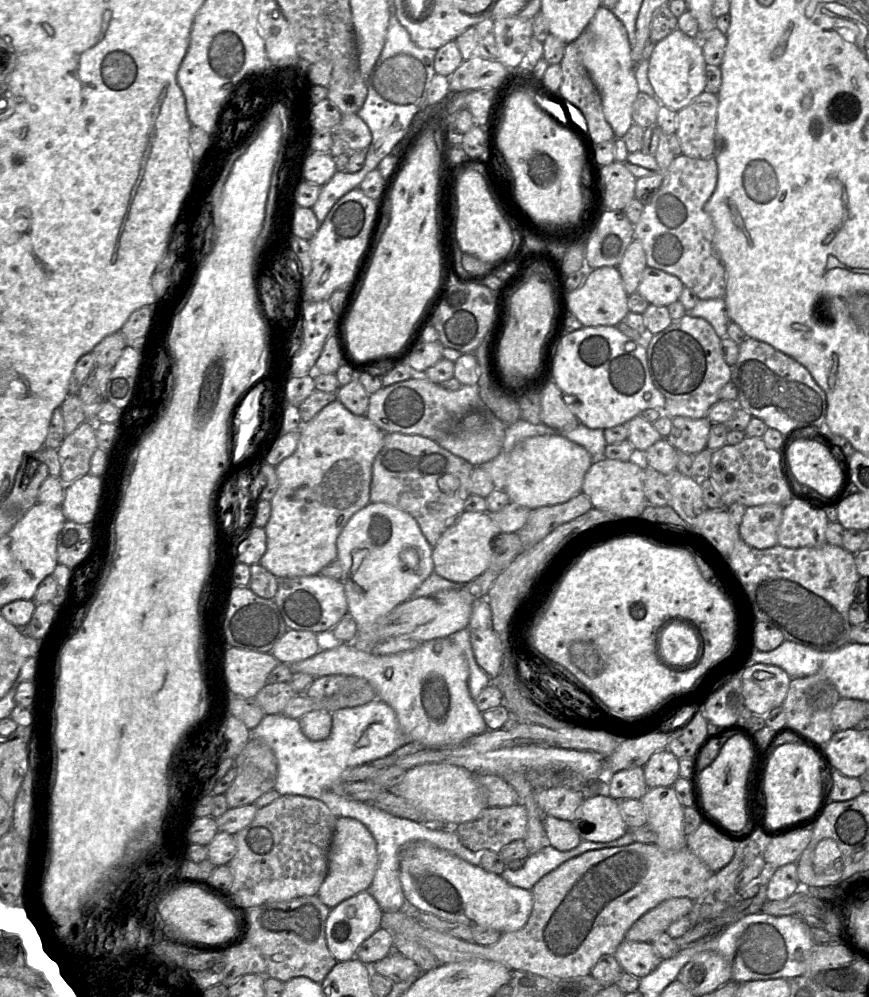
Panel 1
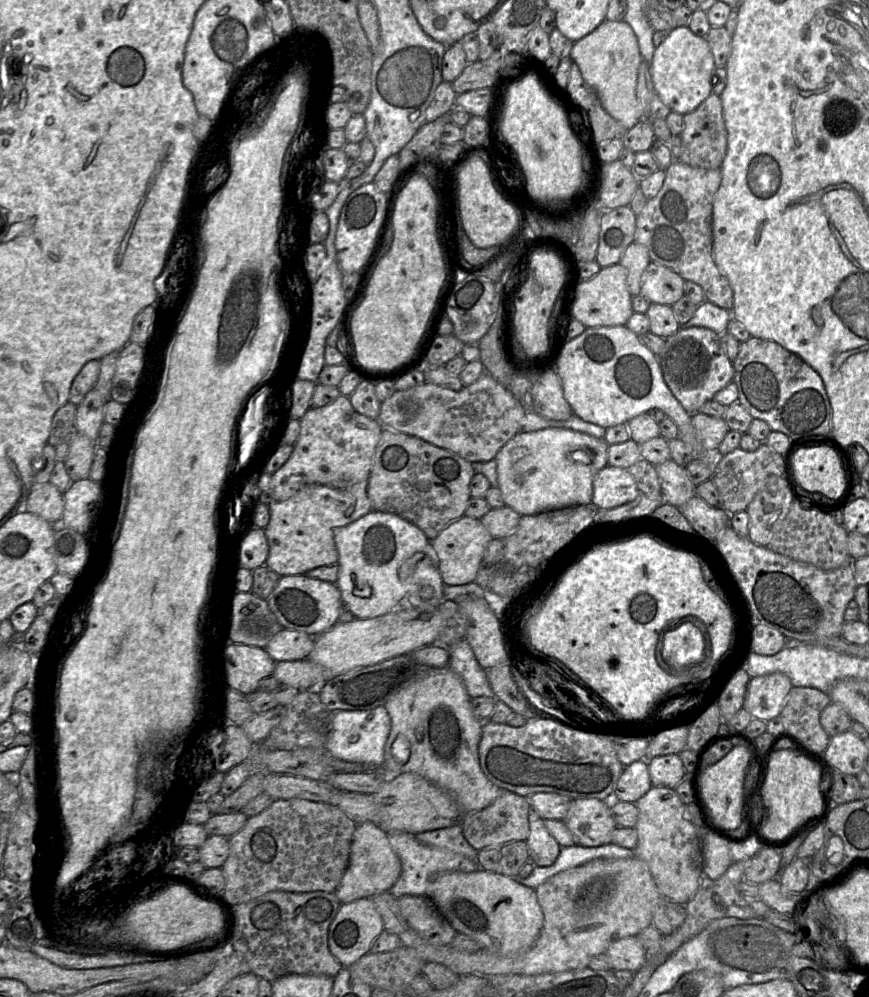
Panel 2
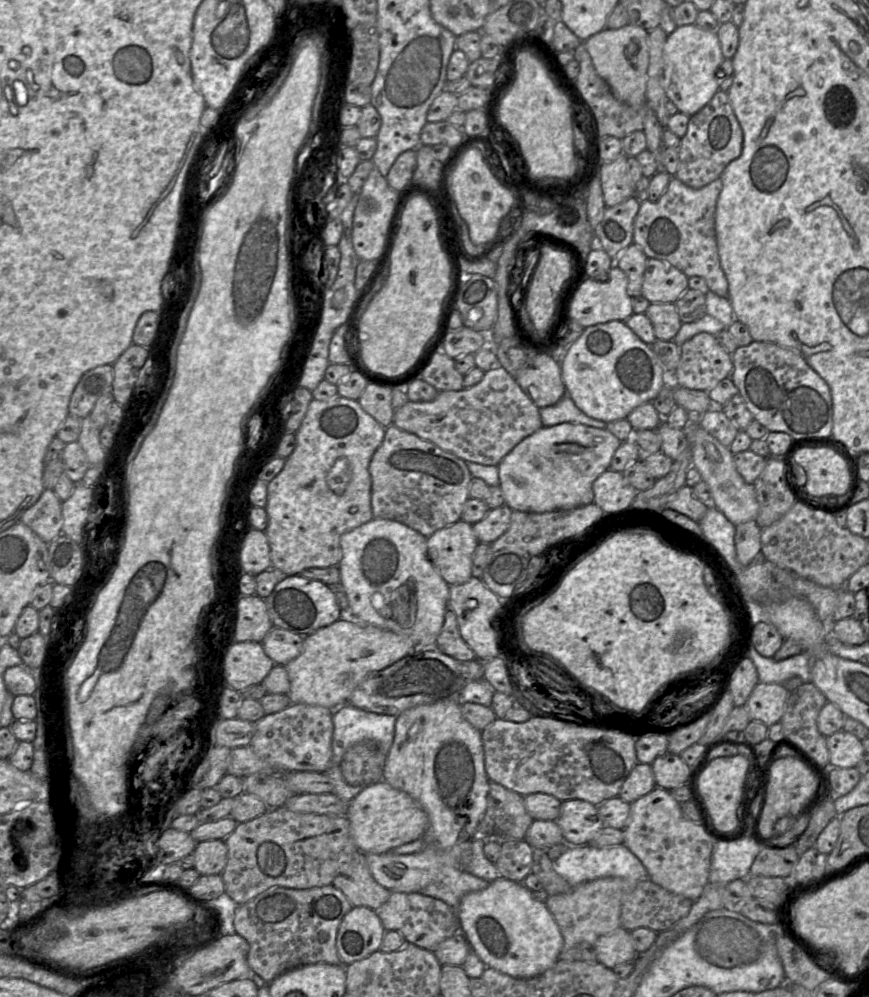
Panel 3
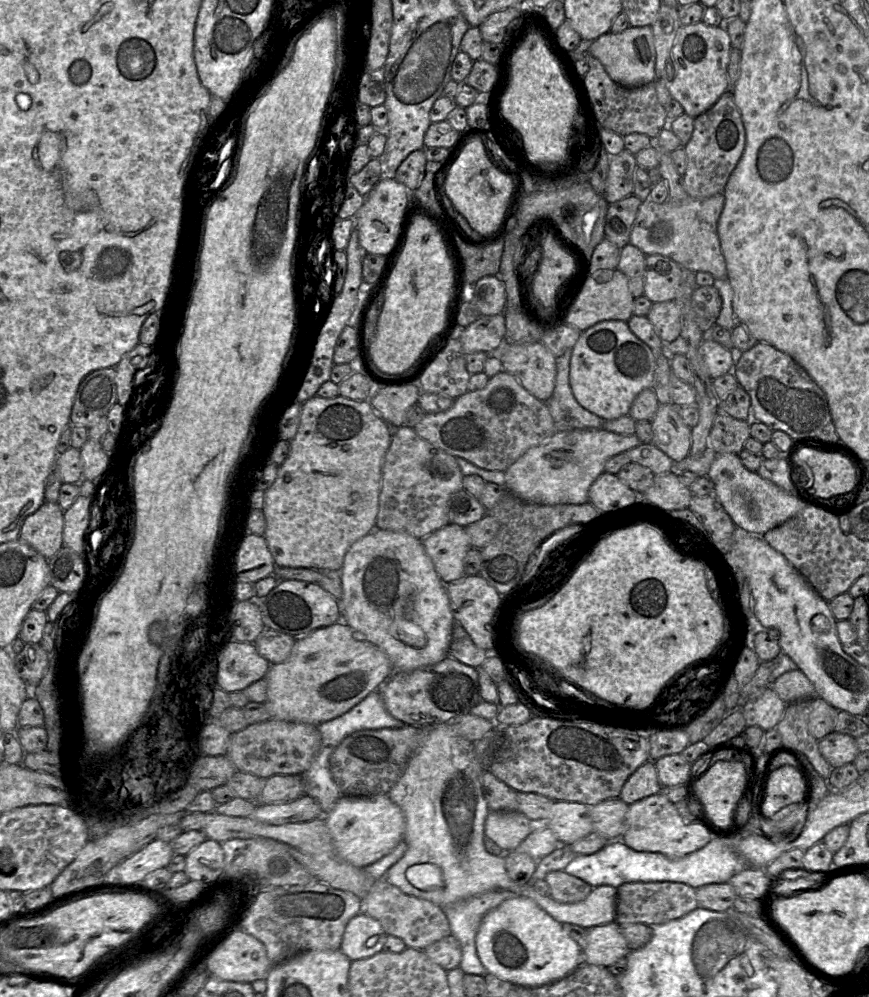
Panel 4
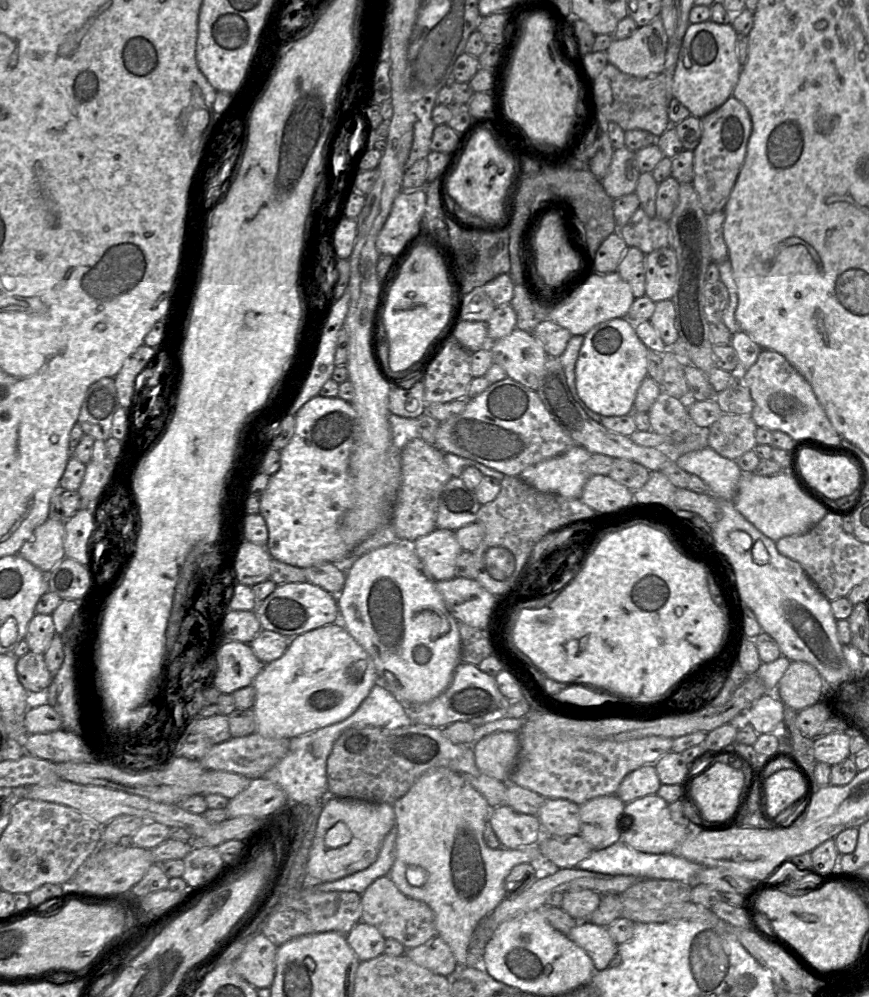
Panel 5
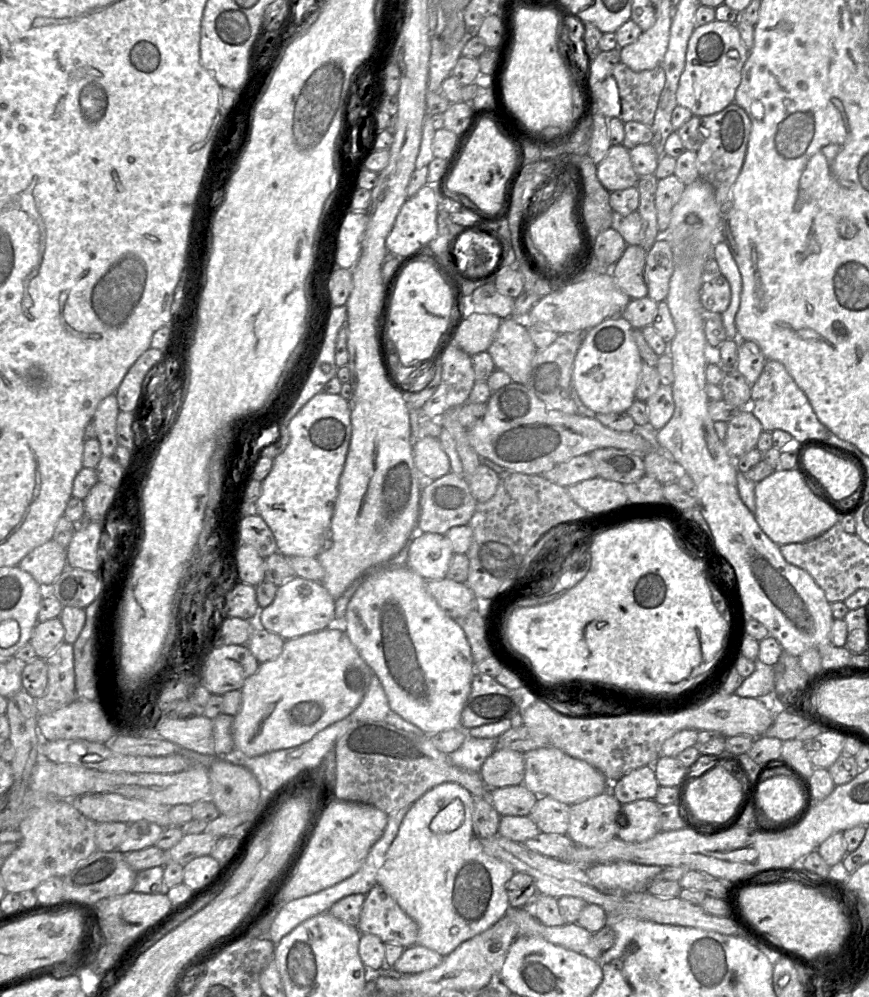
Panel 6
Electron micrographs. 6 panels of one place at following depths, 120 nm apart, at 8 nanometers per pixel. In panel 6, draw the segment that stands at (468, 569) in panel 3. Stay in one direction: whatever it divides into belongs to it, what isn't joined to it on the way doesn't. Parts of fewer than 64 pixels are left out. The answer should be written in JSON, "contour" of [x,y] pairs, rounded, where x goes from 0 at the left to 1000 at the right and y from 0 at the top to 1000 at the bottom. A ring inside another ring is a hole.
{"contour":[[[479,534],[471,542],[467,568],[490,583],[509,581],[514,577],[521,557],[513,537]]]}

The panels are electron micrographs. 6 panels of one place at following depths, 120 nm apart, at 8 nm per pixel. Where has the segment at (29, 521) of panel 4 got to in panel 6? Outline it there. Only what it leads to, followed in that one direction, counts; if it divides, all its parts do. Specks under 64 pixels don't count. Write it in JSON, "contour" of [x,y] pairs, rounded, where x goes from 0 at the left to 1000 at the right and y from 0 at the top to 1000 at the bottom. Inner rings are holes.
{"contour":[[[59,541],[35,553],[20,568],[32,574],[49,590],[56,590],[77,570],[76,551]]]}

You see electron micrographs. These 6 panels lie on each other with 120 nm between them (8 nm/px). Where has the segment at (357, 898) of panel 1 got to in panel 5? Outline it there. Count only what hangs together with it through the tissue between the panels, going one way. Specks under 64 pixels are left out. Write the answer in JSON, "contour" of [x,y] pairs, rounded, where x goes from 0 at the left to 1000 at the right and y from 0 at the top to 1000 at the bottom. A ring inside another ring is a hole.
{"contour":[[[418,924],[409,928],[398,941],[414,964],[423,964],[442,956],[444,942],[433,930]]]}

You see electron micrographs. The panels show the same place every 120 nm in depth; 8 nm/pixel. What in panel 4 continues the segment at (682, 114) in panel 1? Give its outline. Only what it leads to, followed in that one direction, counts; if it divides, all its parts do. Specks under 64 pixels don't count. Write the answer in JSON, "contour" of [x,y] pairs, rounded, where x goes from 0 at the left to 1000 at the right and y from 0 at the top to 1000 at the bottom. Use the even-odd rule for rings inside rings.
{"contour":[[[841,90],[834,91],[814,111],[799,118],[796,136],[787,150],[789,172],[785,177],[787,189],[797,200],[812,200],[833,194],[837,182],[849,164],[858,142],[857,128],[852,110]]]}

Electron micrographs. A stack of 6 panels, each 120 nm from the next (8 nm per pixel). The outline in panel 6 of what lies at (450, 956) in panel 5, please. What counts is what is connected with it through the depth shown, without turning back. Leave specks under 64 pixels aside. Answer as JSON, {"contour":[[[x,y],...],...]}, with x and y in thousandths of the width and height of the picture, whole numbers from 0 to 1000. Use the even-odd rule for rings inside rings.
{"contour":[[[486,948],[470,950],[452,968],[452,972],[463,977],[481,977],[506,968],[511,960]]]}

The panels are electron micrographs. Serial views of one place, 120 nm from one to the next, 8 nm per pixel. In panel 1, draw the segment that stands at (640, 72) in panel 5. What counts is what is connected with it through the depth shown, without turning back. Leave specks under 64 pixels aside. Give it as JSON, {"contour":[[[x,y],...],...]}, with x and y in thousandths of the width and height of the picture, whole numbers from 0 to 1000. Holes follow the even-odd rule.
{"contour":[[[690,6],[663,39],[663,44],[671,65],[690,95],[695,117],[702,124],[708,138],[717,138],[728,124],[728,104],[736,92],[720,29],[702,9]]]}

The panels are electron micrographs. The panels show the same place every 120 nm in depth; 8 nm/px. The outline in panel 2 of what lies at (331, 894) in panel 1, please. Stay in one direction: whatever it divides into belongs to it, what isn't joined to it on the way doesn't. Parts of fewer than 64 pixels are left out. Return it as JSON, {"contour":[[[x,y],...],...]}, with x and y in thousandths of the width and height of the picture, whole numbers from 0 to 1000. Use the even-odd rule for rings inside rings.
{"contour":[[[428,823],[417,824],[410,828],[404,845],[402,868],[384,895],[394,907],[414,901],[428,901],[449,894],[459,882],[461,874],[461,864],[449,847],[446,837]]]}

